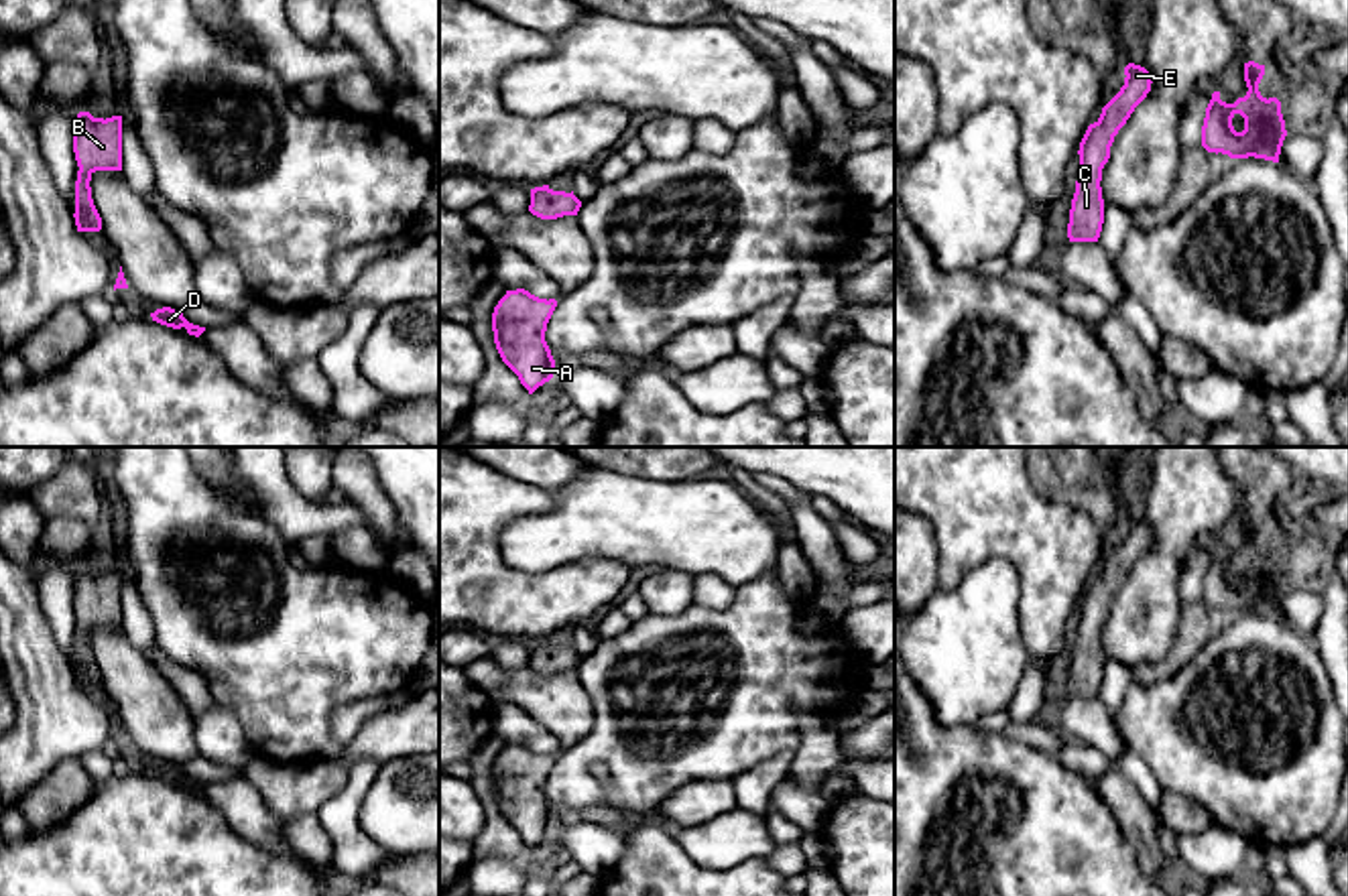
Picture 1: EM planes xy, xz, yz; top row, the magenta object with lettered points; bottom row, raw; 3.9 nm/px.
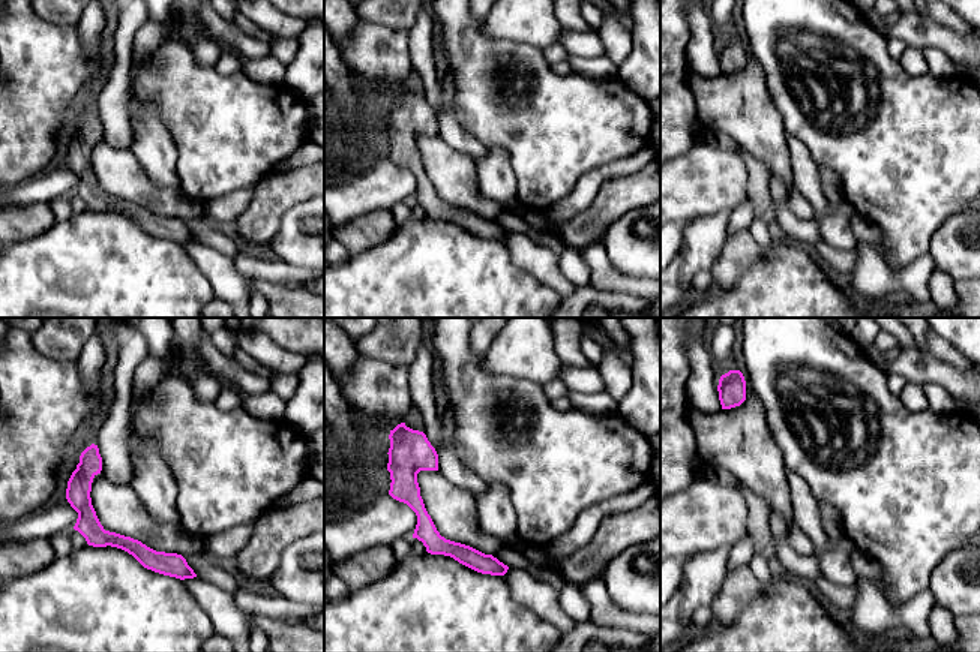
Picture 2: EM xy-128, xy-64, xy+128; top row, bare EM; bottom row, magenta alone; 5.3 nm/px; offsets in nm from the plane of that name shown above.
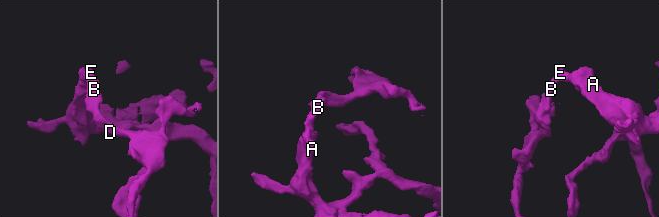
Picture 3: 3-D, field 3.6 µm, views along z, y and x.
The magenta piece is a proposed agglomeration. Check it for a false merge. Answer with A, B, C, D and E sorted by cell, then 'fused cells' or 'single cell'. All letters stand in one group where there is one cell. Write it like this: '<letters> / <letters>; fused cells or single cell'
A B C D E; single cell

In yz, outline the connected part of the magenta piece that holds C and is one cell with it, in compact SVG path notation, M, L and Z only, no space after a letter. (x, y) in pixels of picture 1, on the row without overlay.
M1135 518L1124 522L1124 540L1102 563L1100 573L1088 581L1080 597L1080 622L1069 664L1069 697L1098 697L1104 679L1102 624L1110 614L1110 601L1135 563L1151 547L1151 528Z

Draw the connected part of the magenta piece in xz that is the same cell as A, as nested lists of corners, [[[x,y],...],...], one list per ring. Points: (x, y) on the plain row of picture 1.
[[[516,744],[506,746],[492,768],[496,805],[529,849],[549,837],[555,827],[555,815],[545,796],[555,762],[555,754],[539,754]]]

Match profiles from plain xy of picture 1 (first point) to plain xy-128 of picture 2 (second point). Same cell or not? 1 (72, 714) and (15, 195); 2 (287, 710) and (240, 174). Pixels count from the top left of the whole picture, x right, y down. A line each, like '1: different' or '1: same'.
1: same
2: same

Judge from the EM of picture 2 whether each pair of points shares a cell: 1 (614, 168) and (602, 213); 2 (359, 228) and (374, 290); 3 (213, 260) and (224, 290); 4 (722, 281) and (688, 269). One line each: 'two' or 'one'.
1: two
2: two
3: one
4: two

